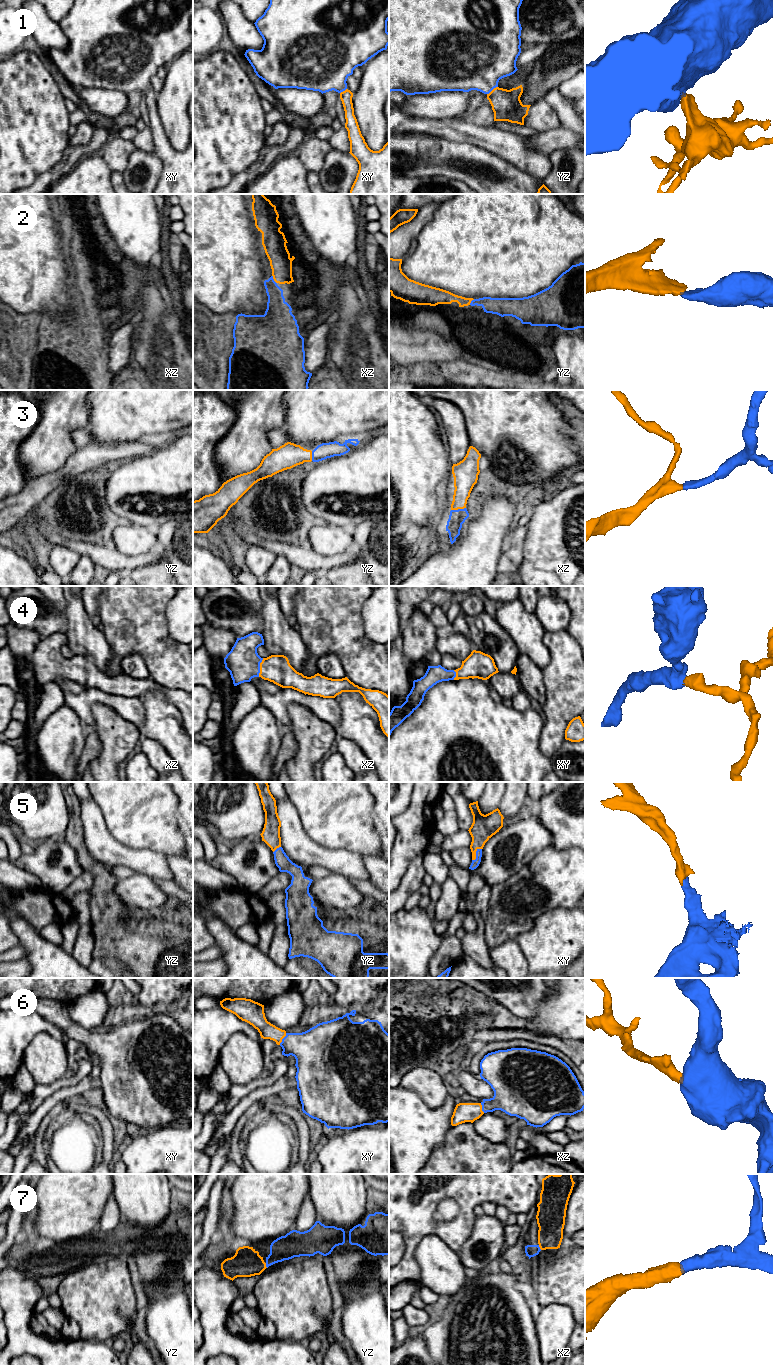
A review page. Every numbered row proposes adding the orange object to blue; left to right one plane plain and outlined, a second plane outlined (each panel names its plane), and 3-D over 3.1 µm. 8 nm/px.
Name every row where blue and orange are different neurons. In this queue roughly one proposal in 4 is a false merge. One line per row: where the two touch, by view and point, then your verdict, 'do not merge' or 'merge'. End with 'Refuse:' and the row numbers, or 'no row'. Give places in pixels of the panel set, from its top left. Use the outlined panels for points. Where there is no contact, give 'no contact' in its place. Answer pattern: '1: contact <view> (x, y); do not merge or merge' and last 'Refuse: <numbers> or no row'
1: contact yz (492, 89); merge
2: contact xz (273, 279); merge
3: contact xz (458, 509); merge
4: contact xz (259, 667); merge
5: contact xy (476, 854); merge
6: contact xy (282, 1039); merge
7: contact yz (266, 1265); merge
Refuse: no row

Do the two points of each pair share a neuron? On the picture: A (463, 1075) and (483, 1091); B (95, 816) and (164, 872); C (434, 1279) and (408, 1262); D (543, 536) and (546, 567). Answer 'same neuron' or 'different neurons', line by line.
A: same neuron
B: same neuron
C: different neurons
D: same neuron

